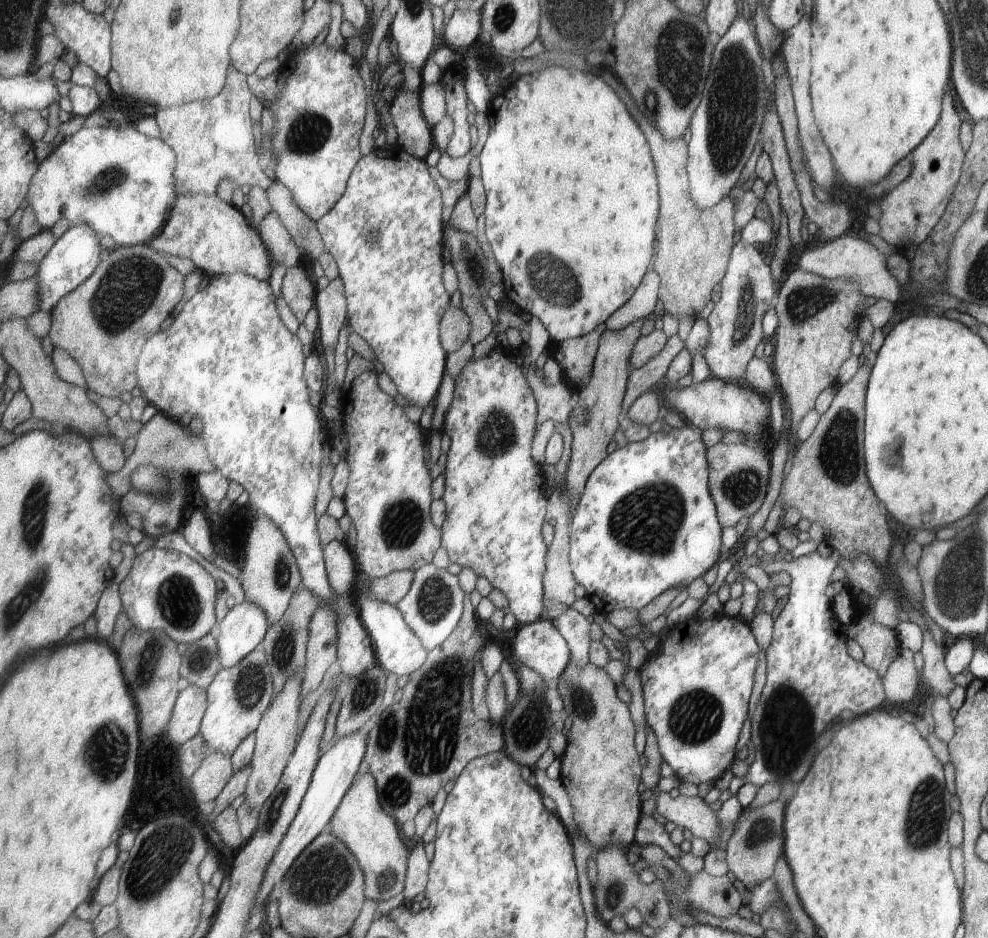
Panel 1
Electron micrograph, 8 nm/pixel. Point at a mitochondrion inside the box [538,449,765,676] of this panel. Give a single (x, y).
(645, 521)

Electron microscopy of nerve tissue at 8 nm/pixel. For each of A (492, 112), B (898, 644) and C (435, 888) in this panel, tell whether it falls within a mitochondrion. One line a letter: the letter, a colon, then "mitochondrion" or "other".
A: other
B: other
C: other

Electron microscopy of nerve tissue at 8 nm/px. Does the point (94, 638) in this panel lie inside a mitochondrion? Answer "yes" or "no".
no

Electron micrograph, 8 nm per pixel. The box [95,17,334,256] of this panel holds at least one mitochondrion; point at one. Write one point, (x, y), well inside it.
(308, 133)

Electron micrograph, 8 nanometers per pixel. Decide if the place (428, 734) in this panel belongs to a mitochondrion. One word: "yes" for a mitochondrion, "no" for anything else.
yes

